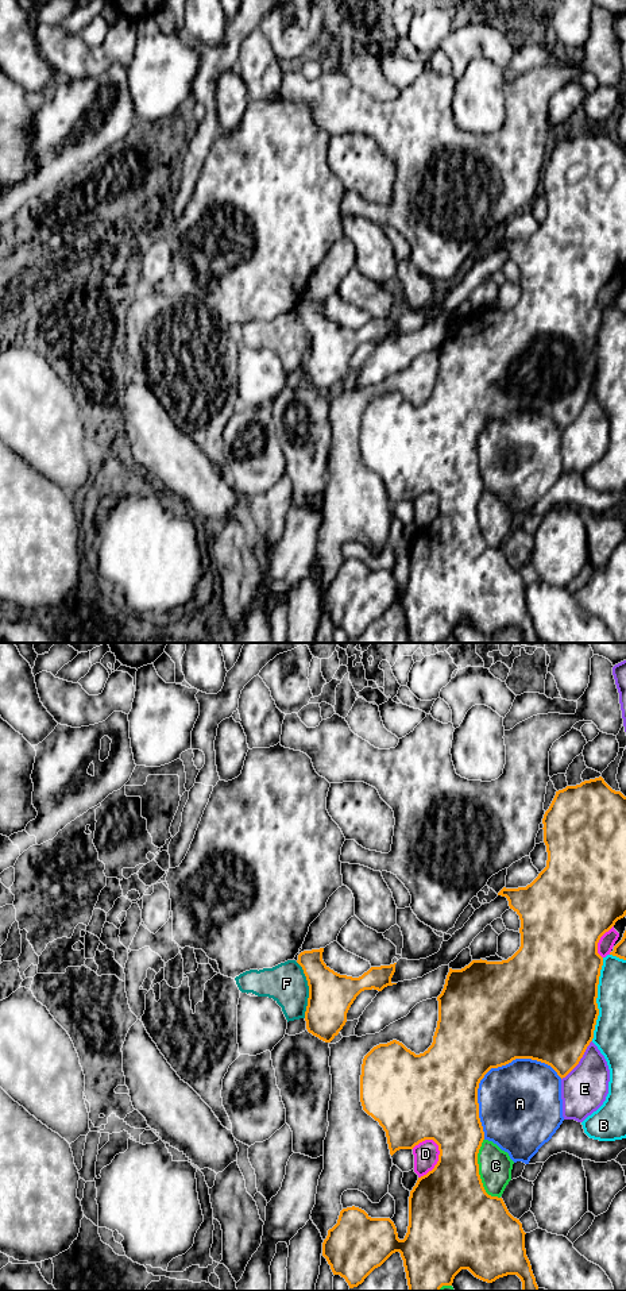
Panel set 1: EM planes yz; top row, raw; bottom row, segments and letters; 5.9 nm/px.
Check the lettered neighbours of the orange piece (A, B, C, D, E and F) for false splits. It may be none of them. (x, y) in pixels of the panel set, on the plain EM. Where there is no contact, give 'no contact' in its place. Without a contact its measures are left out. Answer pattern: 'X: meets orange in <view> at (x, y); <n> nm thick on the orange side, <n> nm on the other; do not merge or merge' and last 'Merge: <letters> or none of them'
A: meets orange in yz at (485, 426); 460 nm thick on the orange side, 460 nm on the other; do not merge
B: meets orange in yz at (595, 351); 500 nm thick on the orange side, 190 nm on the other; do not merge
C: meets orange in yz at (478, 524); 460 nm thick on the orange side, 200 nm on the other; do not merge
D: meets orange in yz at (439, 512); 440 nm thick on the orange side, 140 nm on the other; do not merge
E: meets orange in yz at (579, 412); 460 nm thick on the orange side, 280 nm on the other; do not merge
F: meets orange in yz at (309, 342); 260 nm thick on the orange side, 240 nm on the other; do not merge
Merge: none of them

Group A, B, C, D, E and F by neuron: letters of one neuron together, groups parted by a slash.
A / B / C / D F / E

